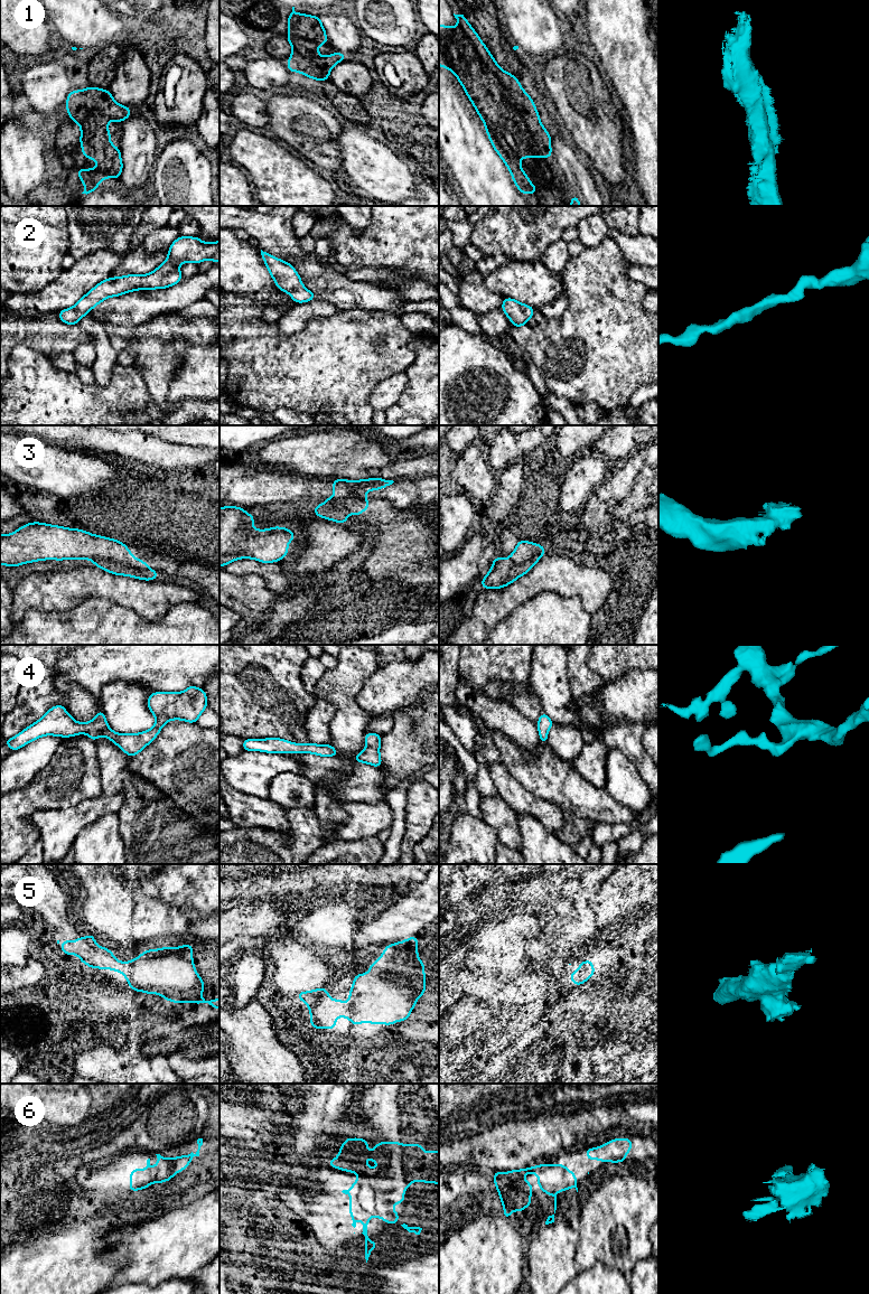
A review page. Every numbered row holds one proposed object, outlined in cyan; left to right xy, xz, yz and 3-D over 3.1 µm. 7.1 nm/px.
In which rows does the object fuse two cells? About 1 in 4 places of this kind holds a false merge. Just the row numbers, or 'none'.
3

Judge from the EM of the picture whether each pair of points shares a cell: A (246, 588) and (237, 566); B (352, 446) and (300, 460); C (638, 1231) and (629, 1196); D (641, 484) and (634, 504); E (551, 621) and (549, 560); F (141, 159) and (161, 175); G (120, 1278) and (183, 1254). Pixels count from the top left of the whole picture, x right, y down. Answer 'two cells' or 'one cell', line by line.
A: two cells
B: one cell
C: one cell
D: one cell
E: two cells
F: two cells
G: one cell

